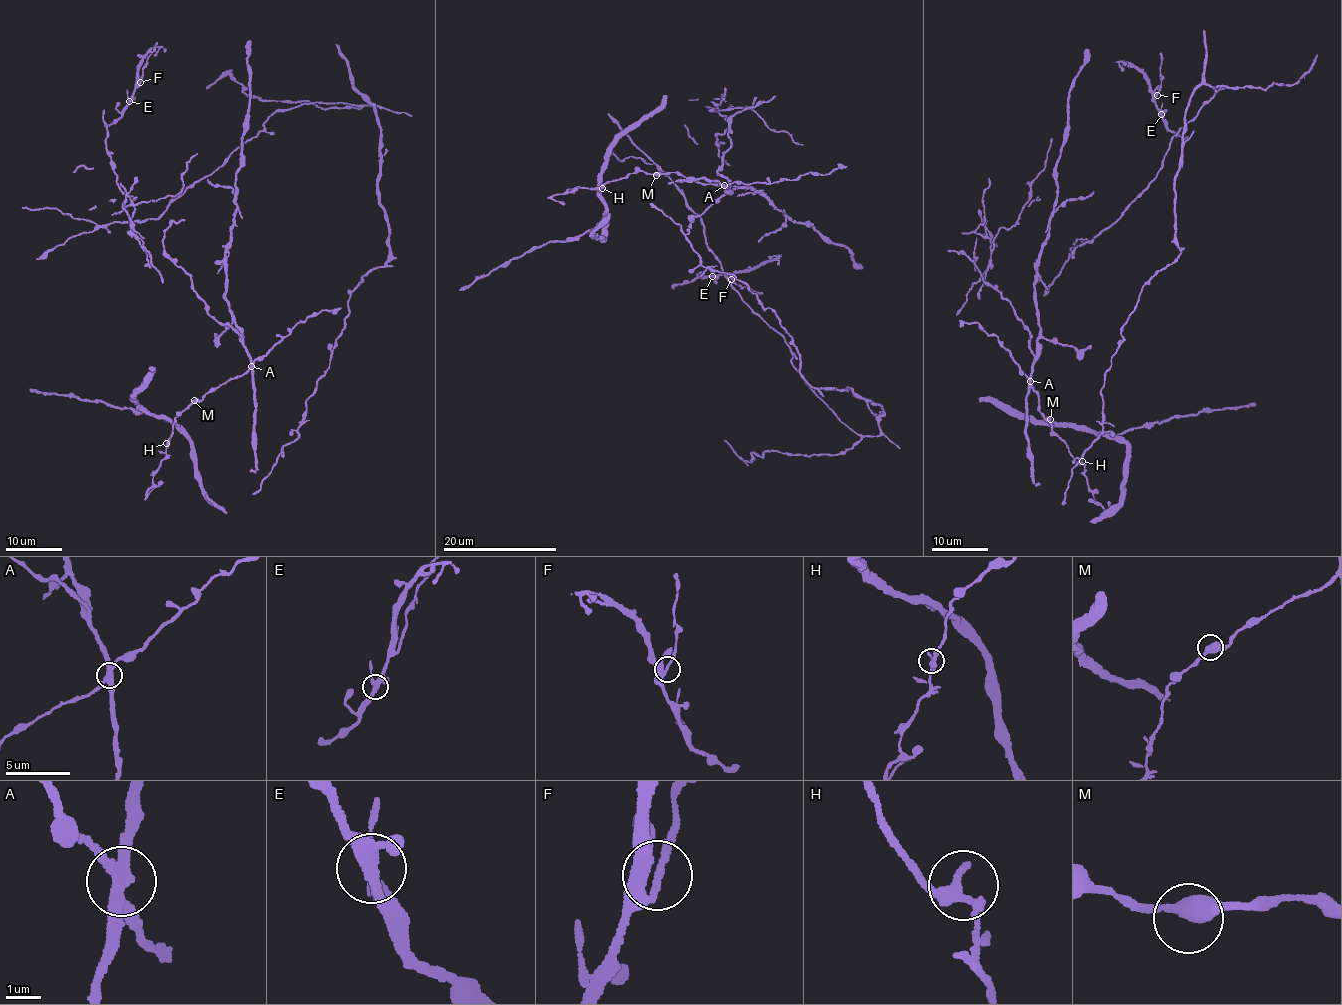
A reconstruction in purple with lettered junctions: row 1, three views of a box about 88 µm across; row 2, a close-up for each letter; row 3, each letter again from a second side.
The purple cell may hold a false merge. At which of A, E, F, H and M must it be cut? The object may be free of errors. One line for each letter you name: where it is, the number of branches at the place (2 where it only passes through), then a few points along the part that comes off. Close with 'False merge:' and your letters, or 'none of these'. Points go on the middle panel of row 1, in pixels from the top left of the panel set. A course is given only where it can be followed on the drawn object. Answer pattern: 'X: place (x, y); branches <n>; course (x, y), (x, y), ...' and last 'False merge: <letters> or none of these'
A: place (724, 185); branches 4
False merge: A

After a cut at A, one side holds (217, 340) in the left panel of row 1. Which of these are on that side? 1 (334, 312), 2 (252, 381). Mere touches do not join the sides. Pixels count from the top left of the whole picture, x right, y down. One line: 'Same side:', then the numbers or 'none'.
Same side: 2

